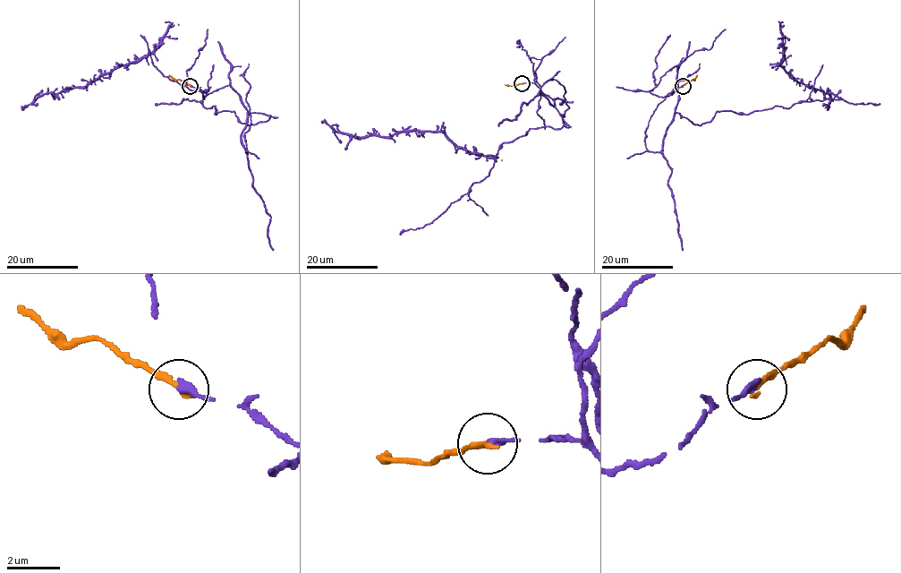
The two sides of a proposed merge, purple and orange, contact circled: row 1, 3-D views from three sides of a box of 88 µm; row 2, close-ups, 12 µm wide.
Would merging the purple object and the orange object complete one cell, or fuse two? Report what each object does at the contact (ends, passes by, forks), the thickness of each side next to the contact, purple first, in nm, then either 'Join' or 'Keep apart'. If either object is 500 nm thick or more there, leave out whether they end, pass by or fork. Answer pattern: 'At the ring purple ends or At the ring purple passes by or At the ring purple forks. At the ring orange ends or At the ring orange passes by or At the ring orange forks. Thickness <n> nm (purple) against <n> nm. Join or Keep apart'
At the ring purple ends. At the ring orange ends. Thickness 240 nm (purple) against 200 nm. Keep apart

